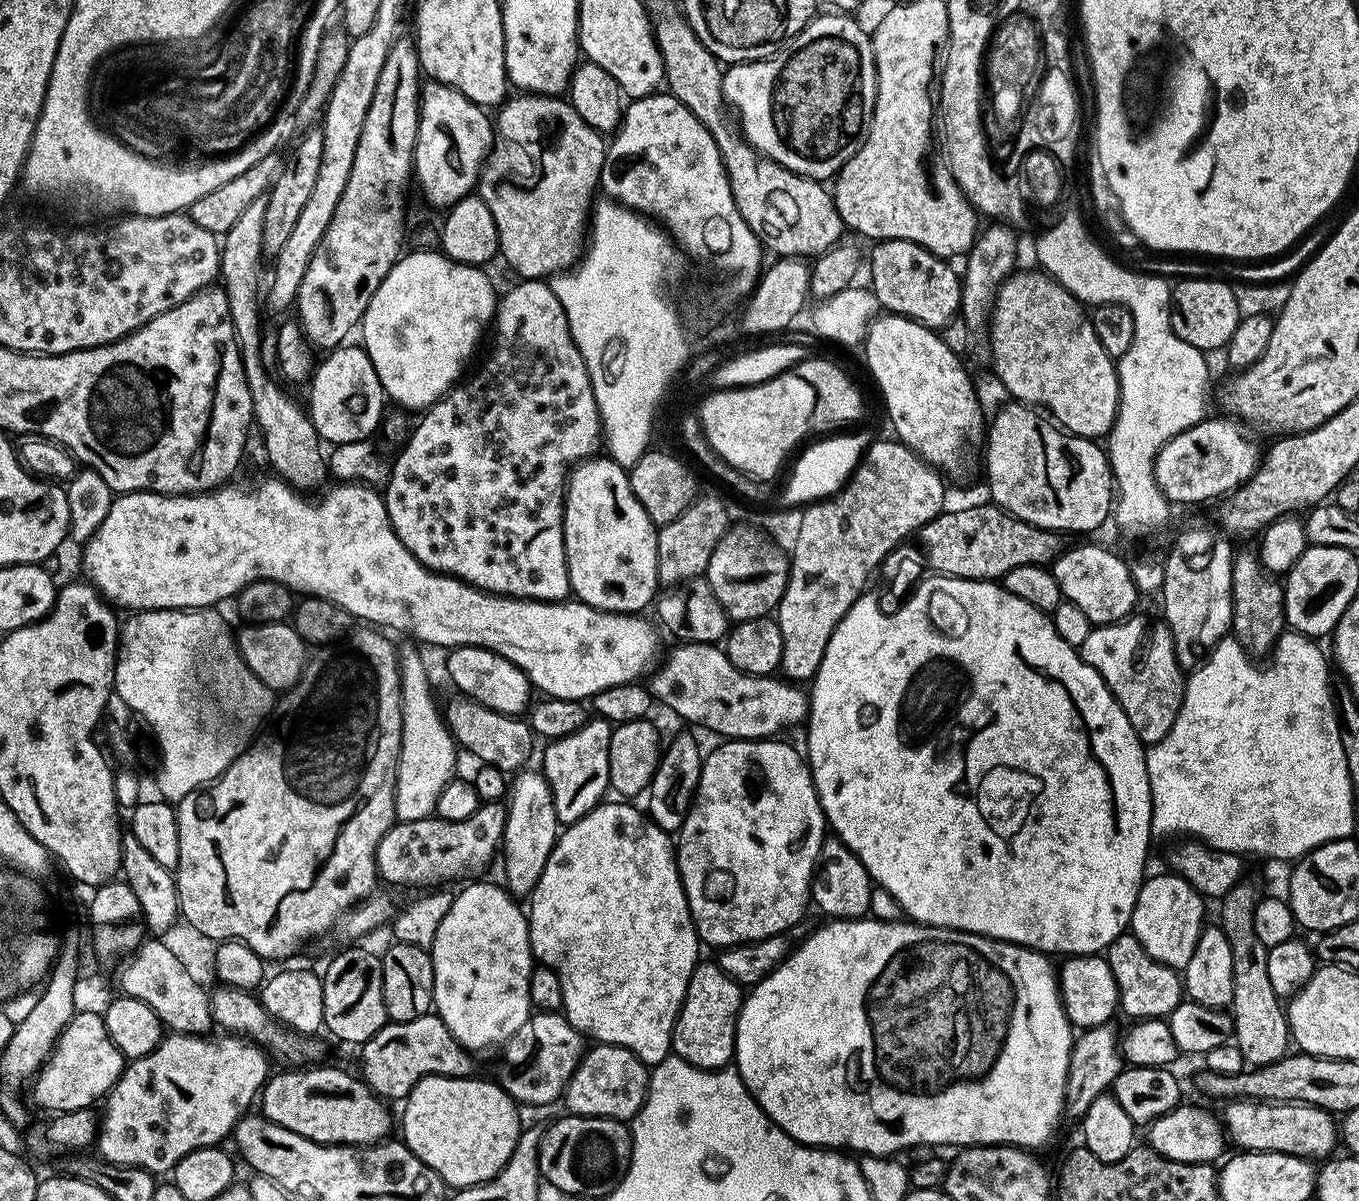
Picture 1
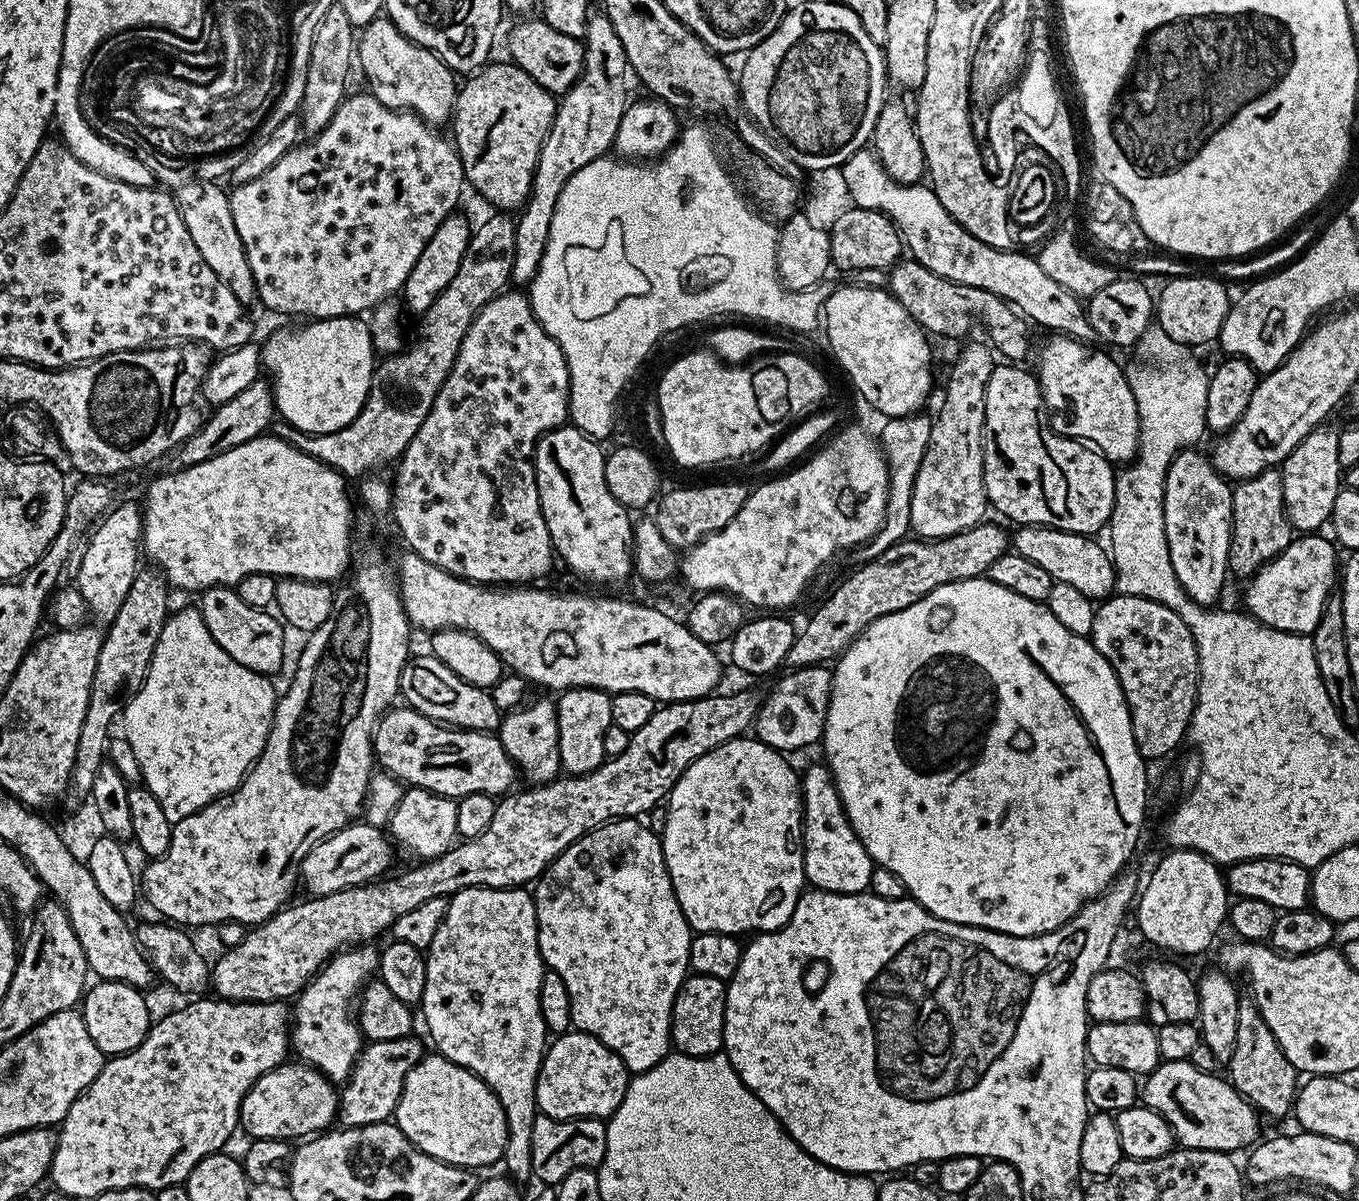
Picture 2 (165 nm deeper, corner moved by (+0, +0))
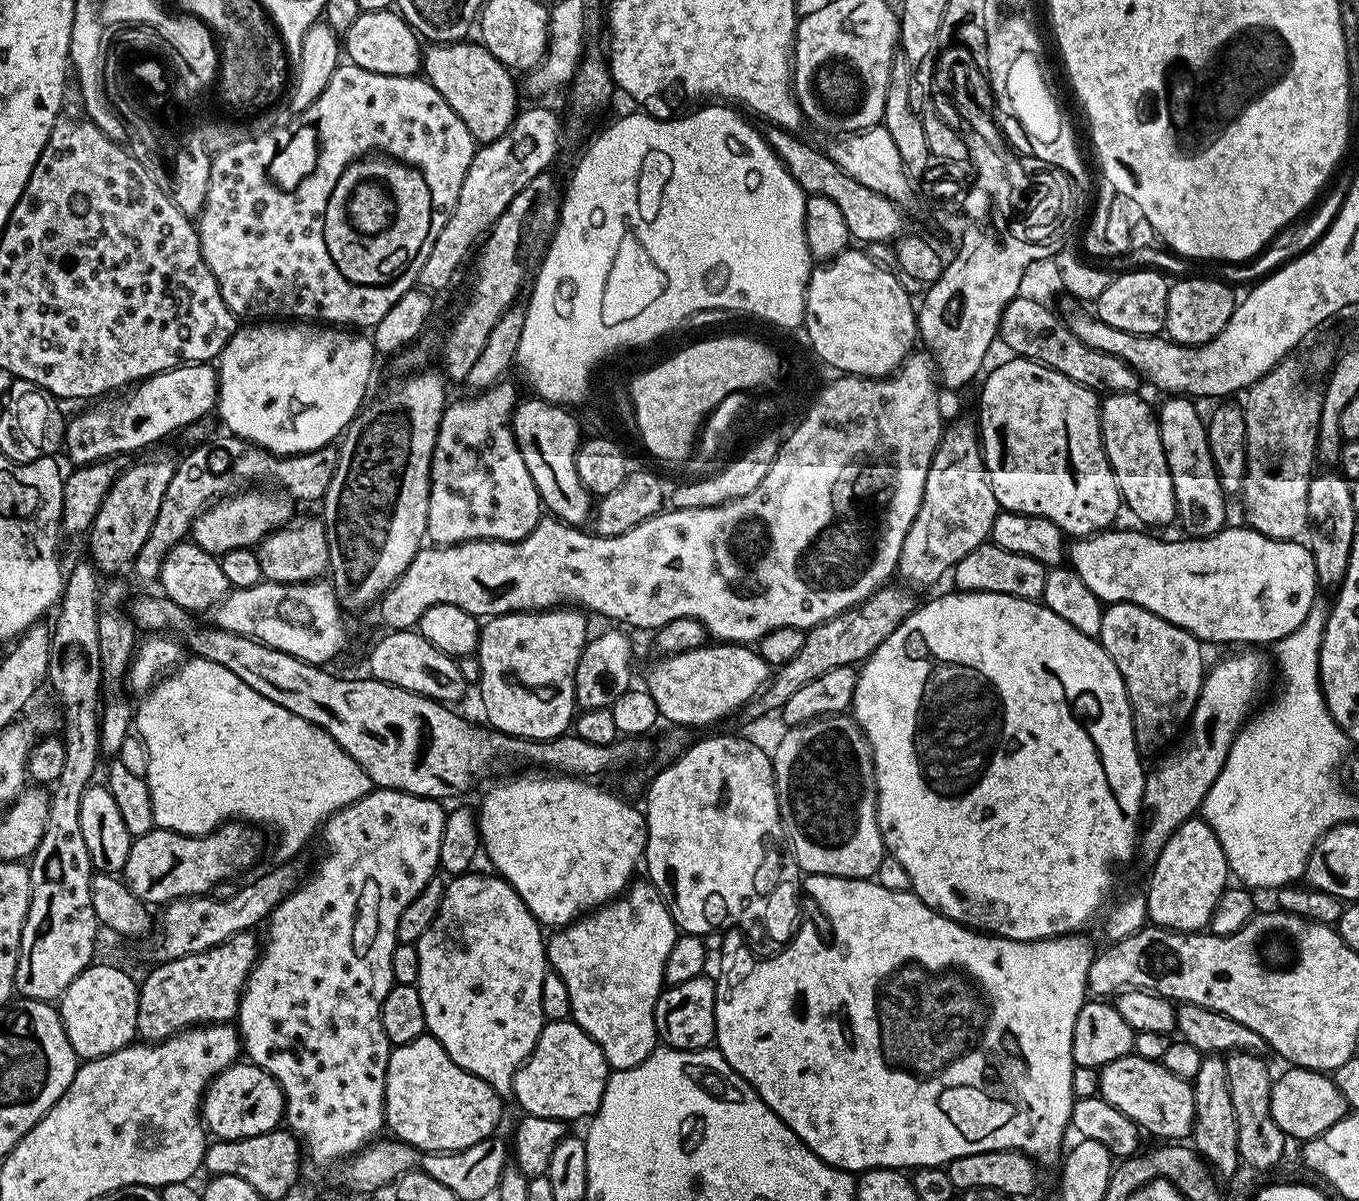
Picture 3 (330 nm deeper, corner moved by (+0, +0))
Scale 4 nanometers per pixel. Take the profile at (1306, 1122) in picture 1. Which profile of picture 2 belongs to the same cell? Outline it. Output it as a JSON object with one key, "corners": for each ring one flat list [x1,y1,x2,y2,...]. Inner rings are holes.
{"corners":[[1191,1059,1166,1060,1149,1072,1142,1084,1142,1100,1166,1120,1181,1148,1236,1154,1239,1148,1257,1143,1261,1117,1249,1100,1220,1074,1195,1068]]}

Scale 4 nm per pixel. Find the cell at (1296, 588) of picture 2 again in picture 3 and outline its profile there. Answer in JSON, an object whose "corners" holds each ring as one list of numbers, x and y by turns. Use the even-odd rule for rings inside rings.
{"corners":[[1225,526,1219,532,1209,536,1179,538,1180,540,1159,540,1158,537,1147,536,1144,532,1112,532,1113,530,1105,530,1083,538,1073,539,1067,545,1066,560,1070,567,1076,571,1078,578,1082,578,1082,582,1086,582,1086,586,1090,586,1090,590,1094,590,1096,597,1105,605,1137,604,1154,614,1158,614,1158,618,1166,618,1166,622,1184,628,1201,642,1209,640,1212,644,1240,644,1236,646,1268,644,1268,646,1272,646,1275,645,1277,640,1286,638,1286,634,1298,630,1298,626,1302,626,1302,622,1306,622,1306,614,1310,612,1310,606,1318,599,1318,585,1316,583,1312,549,1308,547,1307,543,1301,542,1299,539,1275,540,1258,534,1258,530,1253,528,1239,527]]}

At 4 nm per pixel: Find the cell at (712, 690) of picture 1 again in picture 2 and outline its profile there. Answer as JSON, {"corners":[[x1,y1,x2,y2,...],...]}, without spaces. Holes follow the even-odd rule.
{"corners":[[827,667,797,668,789,673,768,697,763,697,754,725,755,735,762,743,785,754,792,754,795,748,808,748,823,737,832,697,832,672]]}

